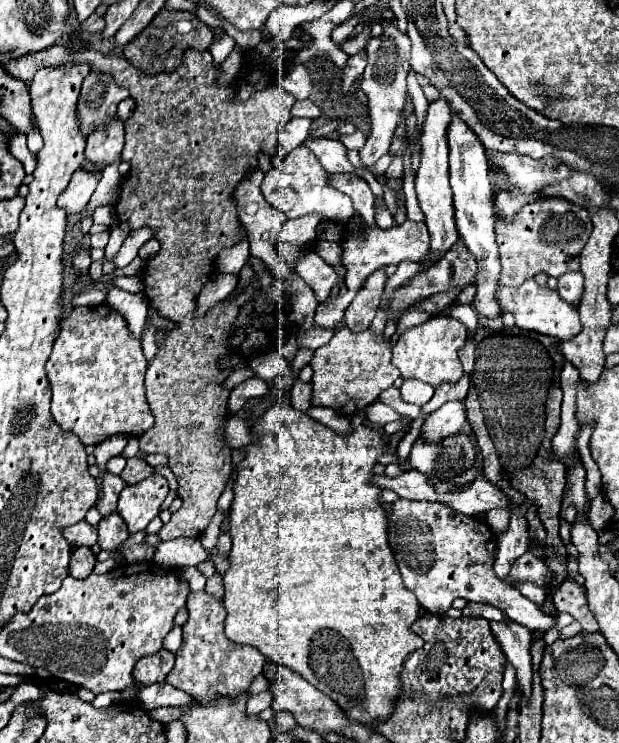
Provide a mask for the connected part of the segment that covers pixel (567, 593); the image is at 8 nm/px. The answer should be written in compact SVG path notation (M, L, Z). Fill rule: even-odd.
M566 579L566 581L560 585L560 589L554 591L552 597L554 597L556 609L558 609L560 613L562 613L562 611L570 613L570 615L582 625L584 631L590 631L590 633L598 631L596 619L594 619L594 615L590 613L588 605L586 605L586 595L582 593L582 589L580 589L574 581Z

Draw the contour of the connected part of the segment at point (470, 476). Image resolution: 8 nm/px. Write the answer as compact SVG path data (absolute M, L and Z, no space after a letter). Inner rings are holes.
M460 431L460 433L456 433L456 437L446 437L440 447L426 445L418 437L408 455L408 463L412 469L428 473L428 481L432 481L432 487L436 489L436 493L446 493L452 489L468 487L480 475L482 457L480 457L480 451L476 451L476 447L472 445L468 433Z

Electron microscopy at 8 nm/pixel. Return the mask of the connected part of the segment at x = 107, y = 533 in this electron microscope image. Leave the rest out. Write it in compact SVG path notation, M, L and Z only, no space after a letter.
M110 513L98 523L98 545L104 551L114 551L128 539L128 535L130 533L128 529L124 529L124 521L120 521L118 513Z

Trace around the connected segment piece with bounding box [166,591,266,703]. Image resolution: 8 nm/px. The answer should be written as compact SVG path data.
M192 591L188 595L186 607L190 611L190 617L182 627L184 645L176 653L176 667L168 673L166 683L186 691L200 703L210 703L216 697L234 699L248 693L250 683L262 673L266 657L256 647L236 645L224 635L226 609L222 601L218 601L214 595L208 595L204 591Z

